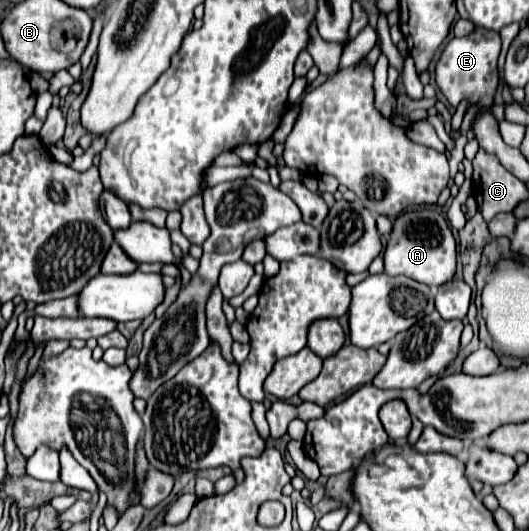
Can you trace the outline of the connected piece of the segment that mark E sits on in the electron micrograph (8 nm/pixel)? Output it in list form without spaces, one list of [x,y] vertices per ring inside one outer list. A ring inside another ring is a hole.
[[[476,28],[470,36],[452,38],[444,48],[440,60],[436,62],[436,82],[448,102],[458,106],[462,98],[468,98],[470,104],[480,102],[480,106],[490,106],[498,86],[498,56],[500,56],[500,36],[498,32],[488,32],[486,28]]]

